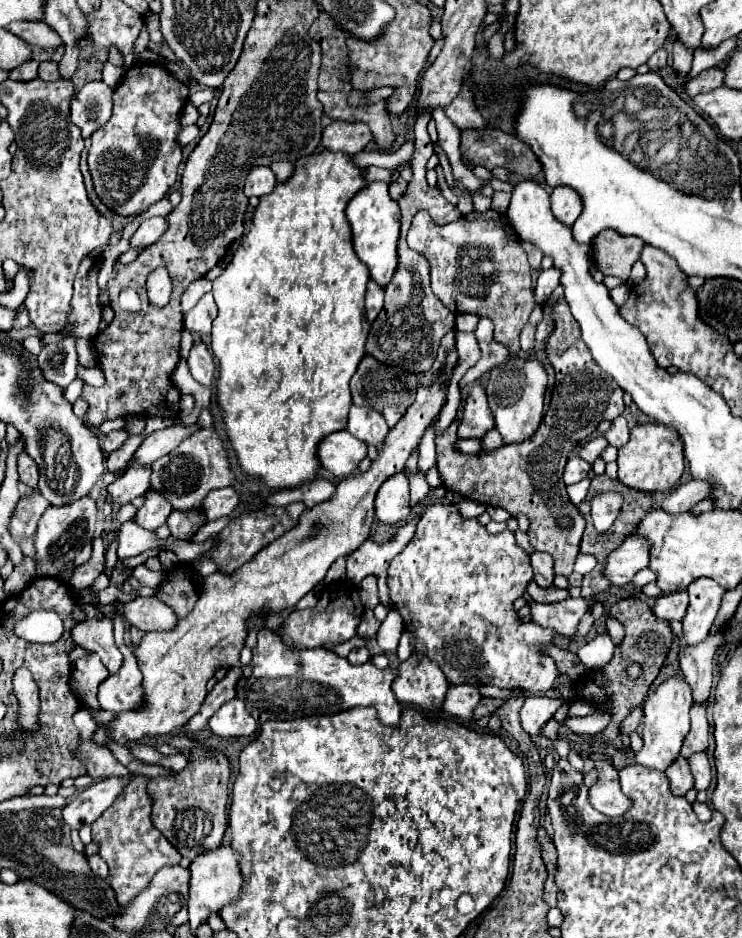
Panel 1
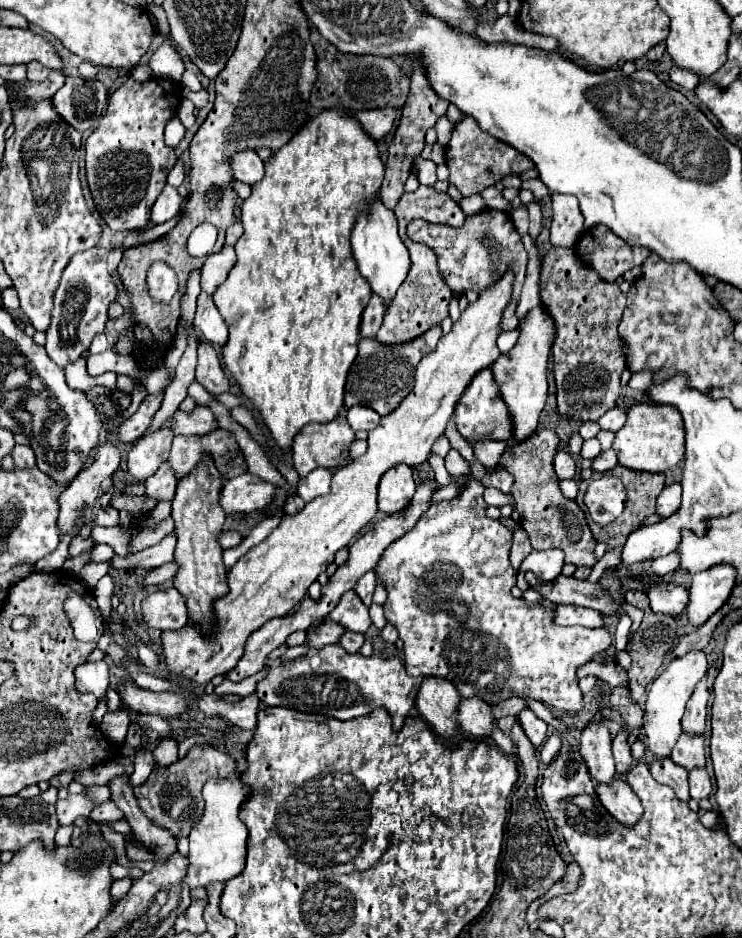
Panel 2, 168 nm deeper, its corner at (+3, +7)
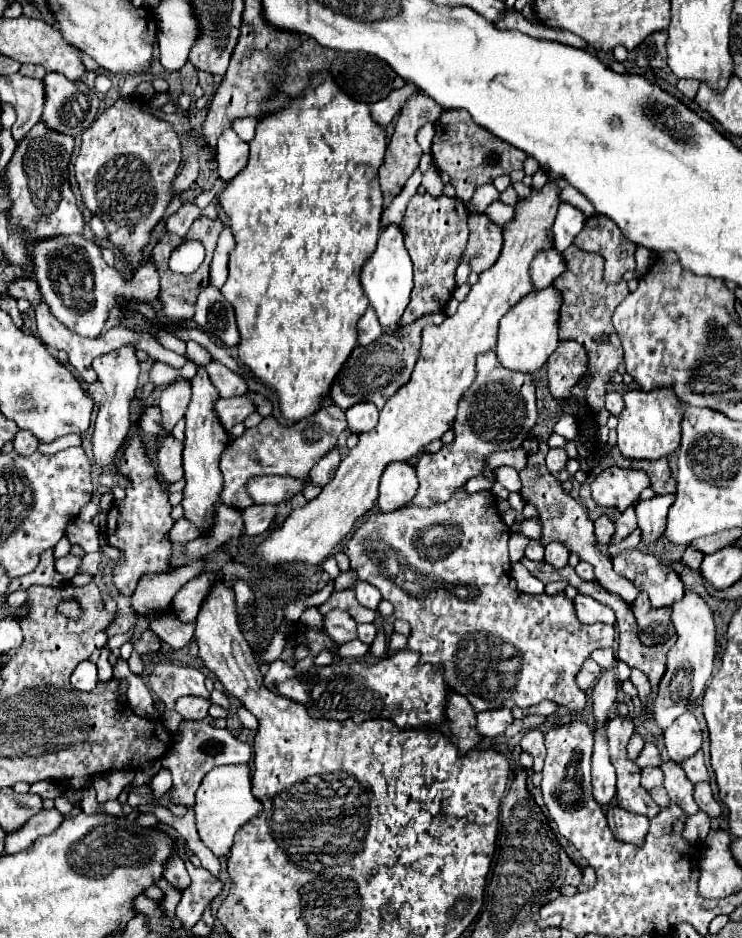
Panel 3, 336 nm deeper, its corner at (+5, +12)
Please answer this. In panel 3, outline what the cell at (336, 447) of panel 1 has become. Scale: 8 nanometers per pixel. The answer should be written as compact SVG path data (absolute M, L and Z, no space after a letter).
M335 405L321 407L309 419L293 423L289 427L279 425L273 417L263 417L263 421L257 427L245 429L245 433L235 439L235 443L225 447L221 455L221 473L225 477L221 501L227 507L235 509L253 505L251 499L247 499L247 493L243 491L243 483L255 475L283 475L293 479L307 479L313 465L321 457L325 457L331 451L331 447L337 447L337 437L345 427L345 413Z

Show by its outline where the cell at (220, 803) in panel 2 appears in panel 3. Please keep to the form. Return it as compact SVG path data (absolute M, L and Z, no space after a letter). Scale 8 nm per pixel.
M221 765L211 769L203 783L197 789L197 803L195 803L195 821L201 841L213 851L217 857L227 857L235 833L261 811L259 799L251 793L251 771L247 765Z

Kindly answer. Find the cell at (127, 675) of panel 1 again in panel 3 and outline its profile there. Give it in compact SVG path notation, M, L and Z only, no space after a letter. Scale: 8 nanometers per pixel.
M181 697L175 701L175 711L183 719L205 719L211 701L199 697Z

